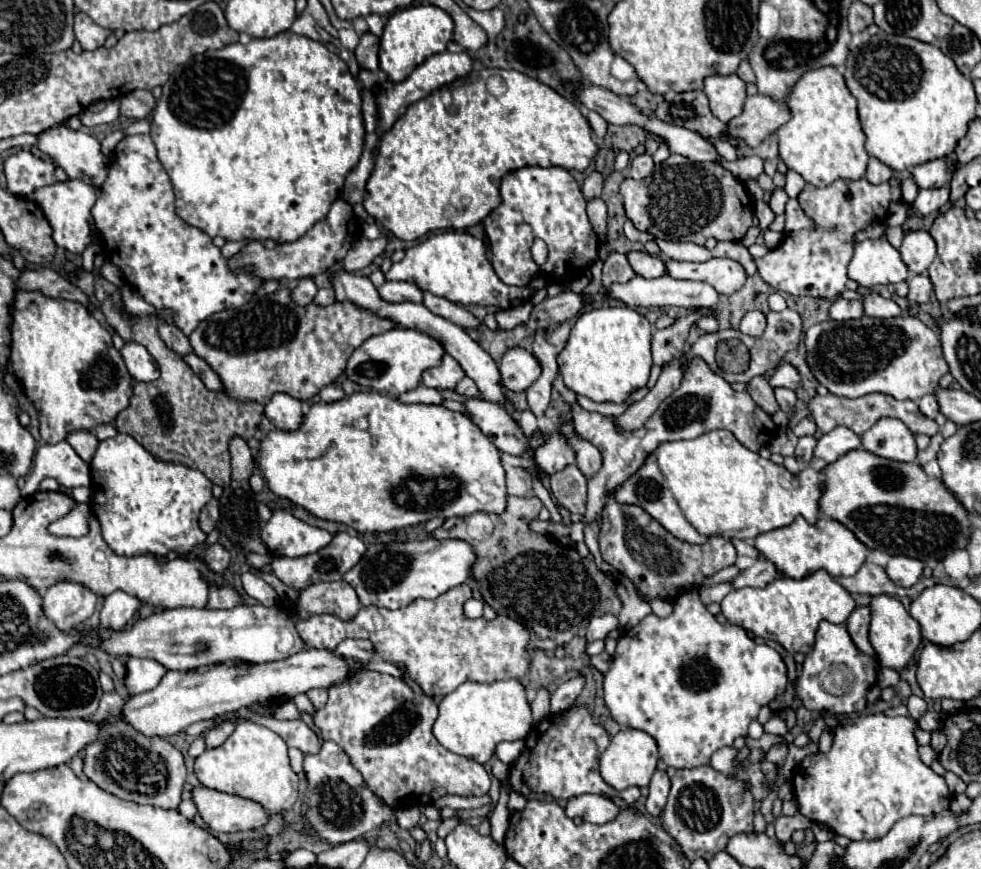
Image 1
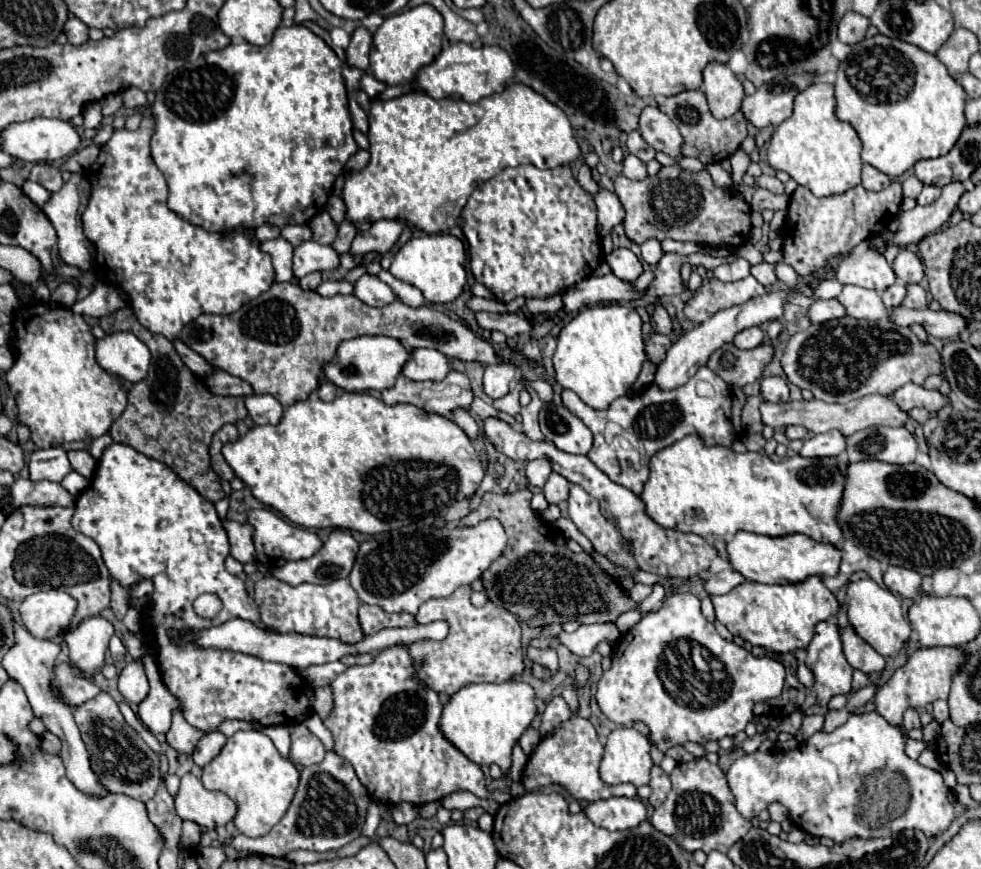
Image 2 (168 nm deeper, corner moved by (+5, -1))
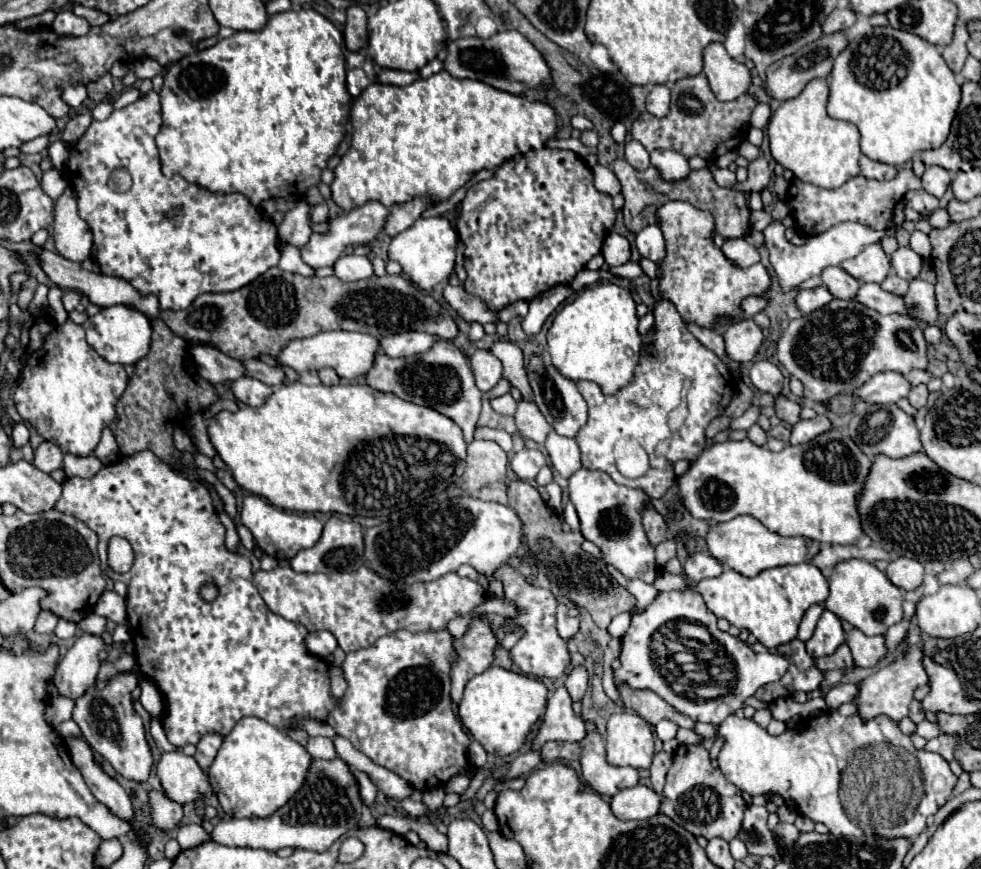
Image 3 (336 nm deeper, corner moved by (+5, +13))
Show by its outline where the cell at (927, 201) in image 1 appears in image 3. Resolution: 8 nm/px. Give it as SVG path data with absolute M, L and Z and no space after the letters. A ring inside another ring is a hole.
M928 166L924 176L922 176L922 184L924 184L924 190L936 198L942 198L948 184L952 182L952 174L940 166Z

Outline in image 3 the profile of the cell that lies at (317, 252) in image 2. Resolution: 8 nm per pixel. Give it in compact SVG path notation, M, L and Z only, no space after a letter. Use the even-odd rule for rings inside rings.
M304 200L296 208L286 212L282 224L278 226L278 236L280 236L282 244L292 244L296 248L302 248L304 244L308 244L308 240L312 236L308 212L310 212L310 206Z

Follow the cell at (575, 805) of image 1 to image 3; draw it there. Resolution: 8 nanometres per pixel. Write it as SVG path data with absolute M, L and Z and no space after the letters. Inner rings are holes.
M636 784L612 796L610 808L618 820L646 820L658 814L660 794L656 794L652 788L644 784Z

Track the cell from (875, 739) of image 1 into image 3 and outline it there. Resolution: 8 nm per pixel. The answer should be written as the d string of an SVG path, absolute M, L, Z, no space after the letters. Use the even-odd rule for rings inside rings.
M830 710L822 712L820 716L800 720L794 728L780 736L770 736L754 720L732 714L724 720L724 724L718 726L718 736L724 736L726 740L718 754L718 766L728 782L750 796L780 794L788 808L808 816L814 822L826 824L832 834L840 836L916 836L948 802L958 780L940 754L916 750L910 736L902 734L898 724L888 716L862 720L858 714L842 716L836 710Z

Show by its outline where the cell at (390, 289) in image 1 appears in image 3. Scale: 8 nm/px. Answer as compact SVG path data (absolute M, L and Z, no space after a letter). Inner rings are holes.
M342 256L334 264L334 276L338 276L342 282L356 282L356 280L368 280L374 276L374 266L370 258L366 256Z

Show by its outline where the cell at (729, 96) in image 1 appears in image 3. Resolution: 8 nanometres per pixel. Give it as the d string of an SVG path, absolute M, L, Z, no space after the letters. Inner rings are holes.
M708 44L704 50L704 74L710 82L712 92L718 100L736 100L738 96L746 94L750 88L750 70L744 64L738 64L722 44Z

